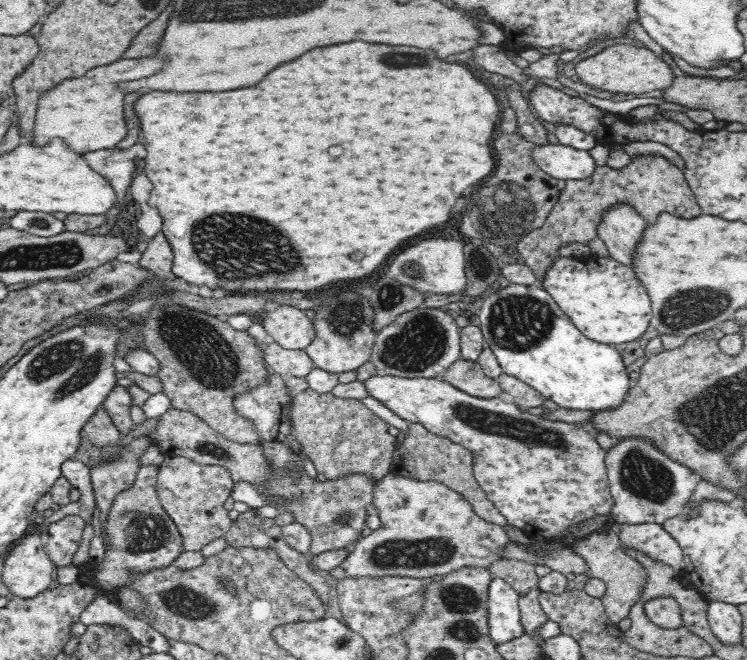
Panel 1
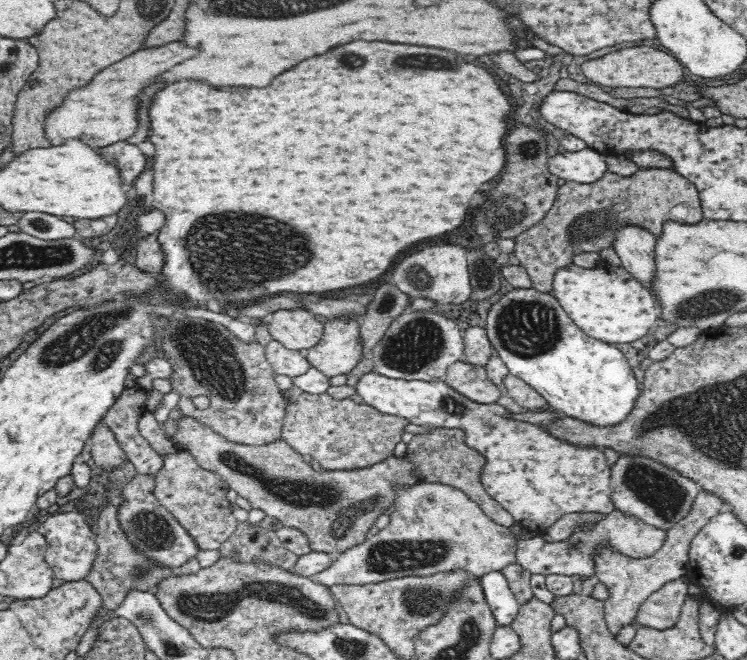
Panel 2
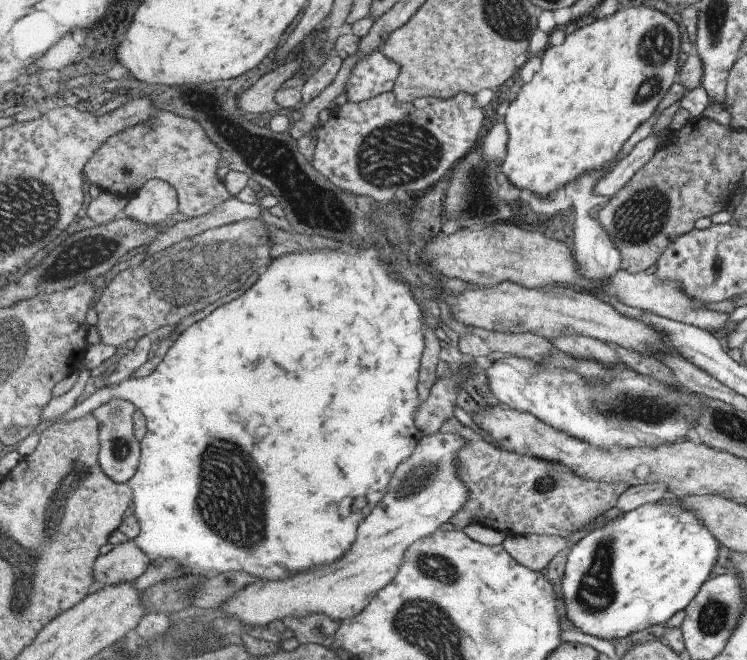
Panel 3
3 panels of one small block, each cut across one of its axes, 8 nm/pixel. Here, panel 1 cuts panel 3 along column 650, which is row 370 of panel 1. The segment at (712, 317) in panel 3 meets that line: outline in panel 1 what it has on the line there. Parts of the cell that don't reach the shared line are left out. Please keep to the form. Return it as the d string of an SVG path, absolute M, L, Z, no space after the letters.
M277 342L269 344L264 351L264 355L268 366L277 374L305 378L317 367L313 364L313 360L308 356L305 349L286 350Z

